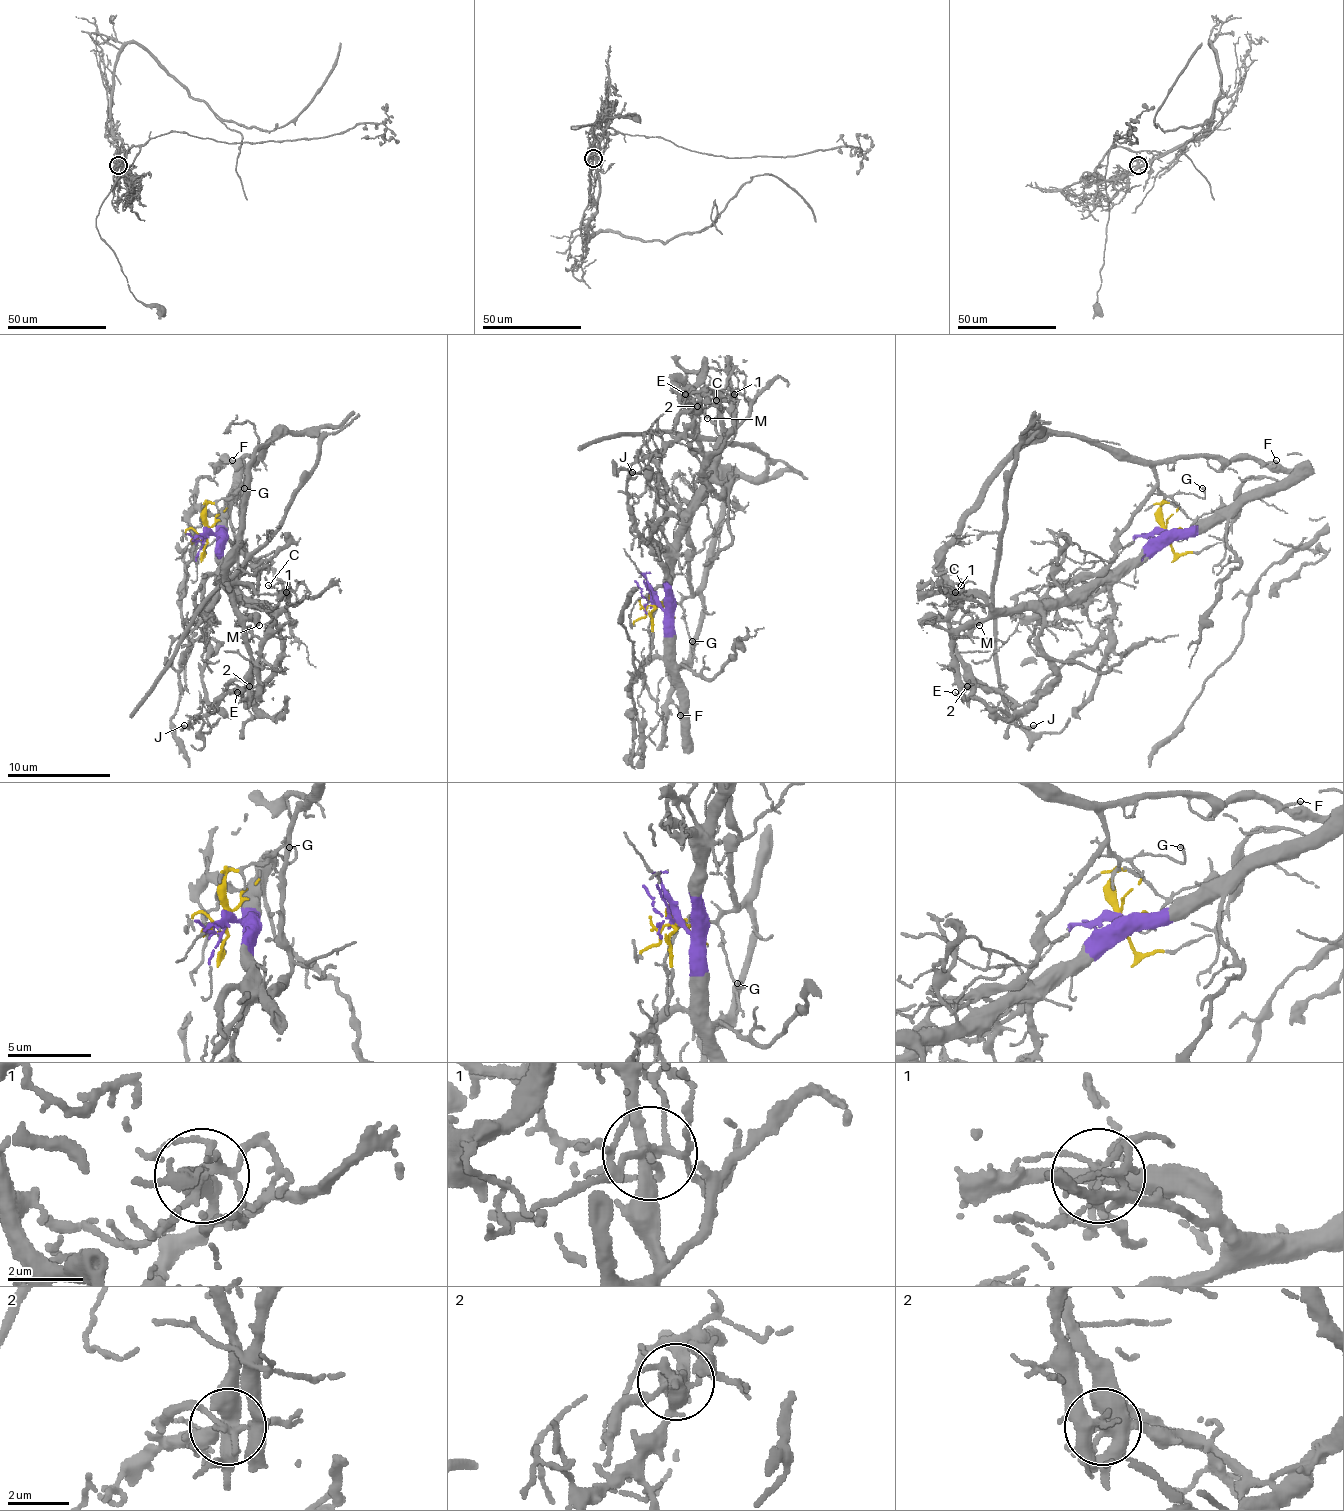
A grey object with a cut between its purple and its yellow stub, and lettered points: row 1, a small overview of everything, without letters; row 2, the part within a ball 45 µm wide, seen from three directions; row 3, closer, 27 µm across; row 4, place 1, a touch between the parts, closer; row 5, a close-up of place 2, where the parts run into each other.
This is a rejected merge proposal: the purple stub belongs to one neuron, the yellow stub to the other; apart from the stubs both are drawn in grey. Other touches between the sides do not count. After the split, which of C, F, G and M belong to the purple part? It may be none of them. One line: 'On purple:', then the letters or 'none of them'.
On purple: none of them

